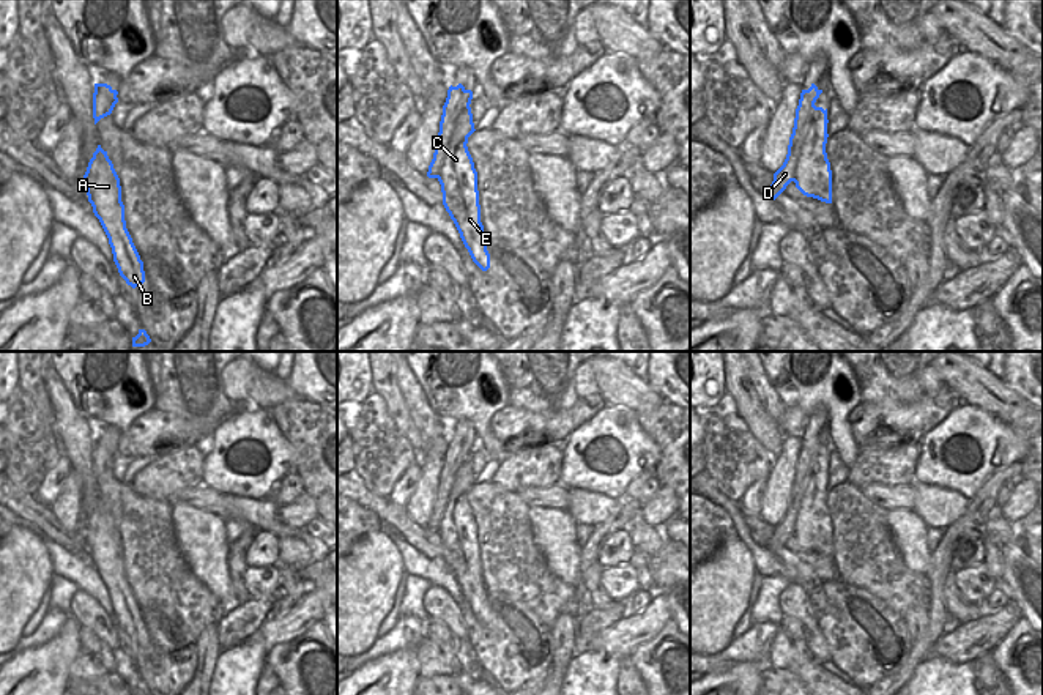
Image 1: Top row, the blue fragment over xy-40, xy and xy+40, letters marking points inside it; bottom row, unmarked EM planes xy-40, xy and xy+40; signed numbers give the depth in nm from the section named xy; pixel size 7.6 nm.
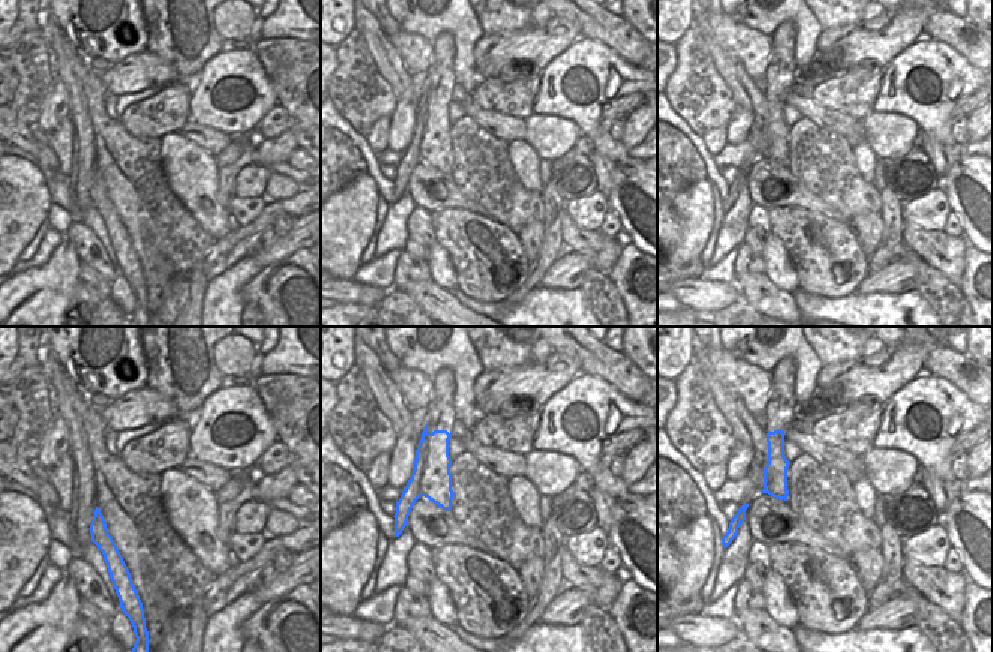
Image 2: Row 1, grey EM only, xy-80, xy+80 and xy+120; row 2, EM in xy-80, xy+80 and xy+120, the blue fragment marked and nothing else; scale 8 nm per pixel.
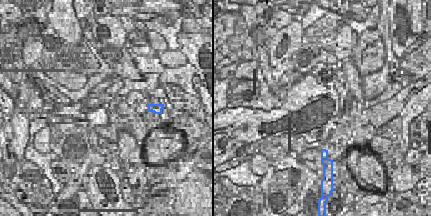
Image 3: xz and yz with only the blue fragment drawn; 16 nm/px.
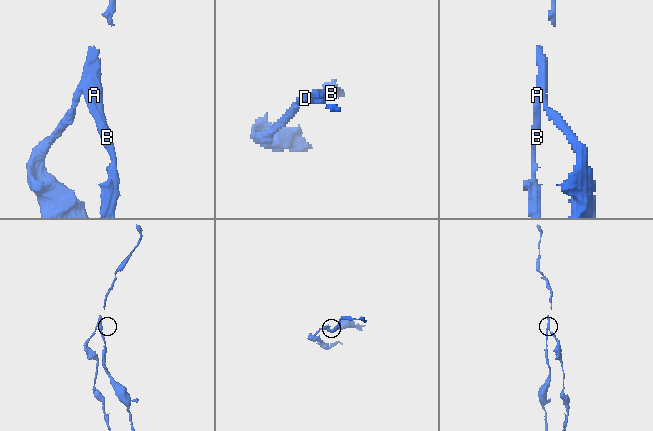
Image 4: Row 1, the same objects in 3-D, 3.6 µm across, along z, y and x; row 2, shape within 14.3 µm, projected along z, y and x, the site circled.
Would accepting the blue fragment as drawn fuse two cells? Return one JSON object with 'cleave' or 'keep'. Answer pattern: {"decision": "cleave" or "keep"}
{"decision": "cleave"}

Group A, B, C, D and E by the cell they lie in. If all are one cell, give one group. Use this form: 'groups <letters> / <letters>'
groups A B C E / D

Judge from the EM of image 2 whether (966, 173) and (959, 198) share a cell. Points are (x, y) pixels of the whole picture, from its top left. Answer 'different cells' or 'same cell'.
same cell

